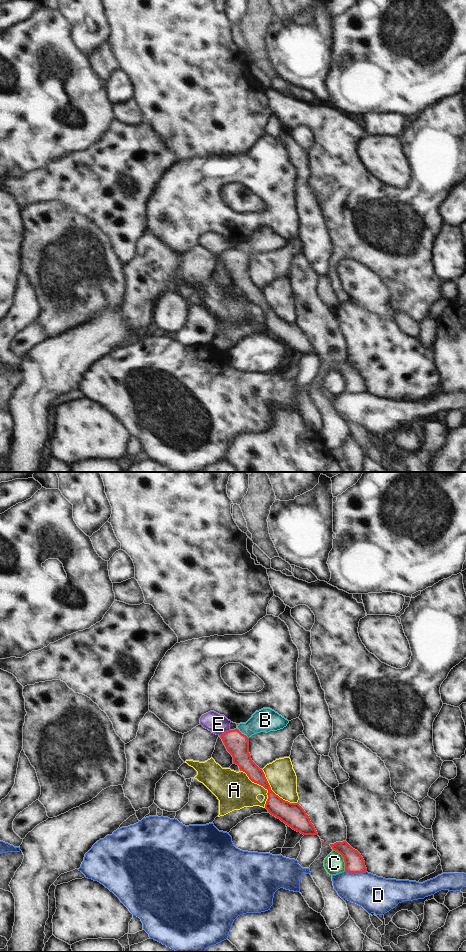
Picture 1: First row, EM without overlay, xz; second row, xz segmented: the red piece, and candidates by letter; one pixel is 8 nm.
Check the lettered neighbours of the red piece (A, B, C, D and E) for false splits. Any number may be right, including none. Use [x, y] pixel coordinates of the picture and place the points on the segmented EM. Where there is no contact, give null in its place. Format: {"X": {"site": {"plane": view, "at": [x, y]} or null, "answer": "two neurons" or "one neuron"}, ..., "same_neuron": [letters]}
{"A": {"site": {"plane": "xz", "at": [262, 785]}, "answer": "two neurons"}, "B": {"site": {"plane": "xz", "at": [241, 733]}, "answer": "one neuron"}, "C": {"site": {"plane": "xz", "at": [344, 859]}, "answer": "two neurons"}, "D": {"site": {"plane": "xz", "at": [356, 872]}, "answer": "two neurons"}, "E": {"site": {"plane": "xz", "at": [225, 732]}, "answer": "two neurons"}, "same_neuron": ["B"]}

